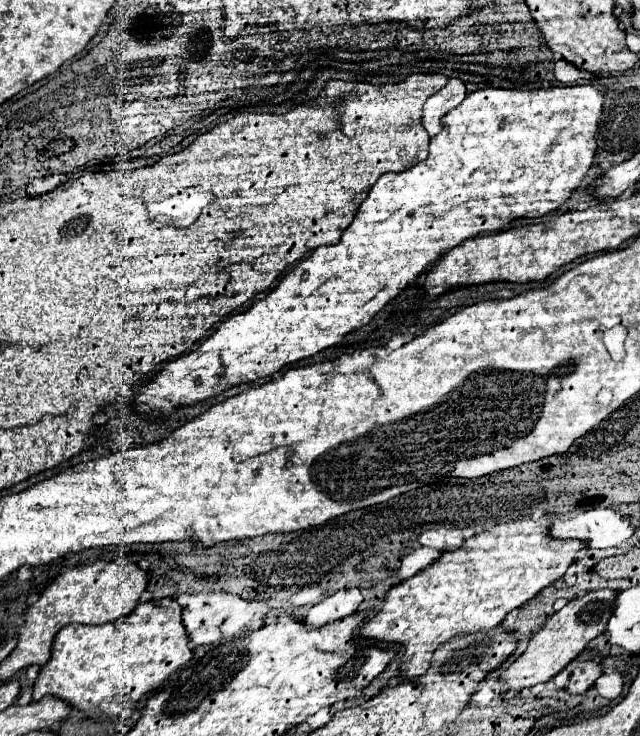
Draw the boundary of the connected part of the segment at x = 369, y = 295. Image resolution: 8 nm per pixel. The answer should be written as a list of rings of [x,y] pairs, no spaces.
[[[592,84],[532,92],[486,88],[468,94],[460,106],[442,118],[444,128],[430,140],[430,156],[424,162],[402,174],[384,174],[372,186],[338,244],[318,246],[264,300],[226,318],[196,350],[168,362],[132,396],[132,410],[148,418],[170,416],[176,408],[192,406],[222,394],[226,388],[272,376],[286,364],[336,346],[346,334],[366,326],[440,254],[482,232],[500,232],[516,218],[538,218],[558,210],[592,166],[596,152],[594,134],[602,106],[604,92]]]

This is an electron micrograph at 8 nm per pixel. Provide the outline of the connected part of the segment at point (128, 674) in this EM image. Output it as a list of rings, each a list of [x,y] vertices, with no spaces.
[[[174,598],[140,602],[128,616],[108,622],[104,626],[64,626],[54,638],[52,658],[42,666],[34,682],[34,700],[42,700],[48,694],[58,696],[76,710],[84,712],[90,720],[130,718],[140,698],[144,694],[160,690],[166,684],[168,676],[190,662],[190,658],[192,650],[188,646],[188,636],[182,624],[182,606]]]

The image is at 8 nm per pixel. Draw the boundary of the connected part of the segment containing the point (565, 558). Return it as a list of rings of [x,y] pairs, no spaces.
[[[542,516],[540,520],[530,520],[522,518],[510,524],[498,524],[488,532],[474,534],[472,538],[464,540],[464,544],[452,552],[444,552],[440,560],[430,564],[426,570],[420,574],[404,580],[402,584],[396,584],[390,588],[384,608],[370,618],[360,634],[364,638],[374,638],[374,640],[384,640],[384,642],[398,642],[404,646],[404,656],[400,662],[400,676],[408,680],[416,680],[420,674],[424,674],[430,668],[432,654],[436,648],[450,638],[454,638],[458,632],[480,632],[480,630],[490,630],[498,626],[508,612],[514,608],[526,604],[532,600],[540,590],[546,586],[554,584],[558,578],[564,576],[568,566],[576,560],[578,552],[586,548],[586,542],[580,540],[560,540],[552,538],[550,532],[552,518]]]

